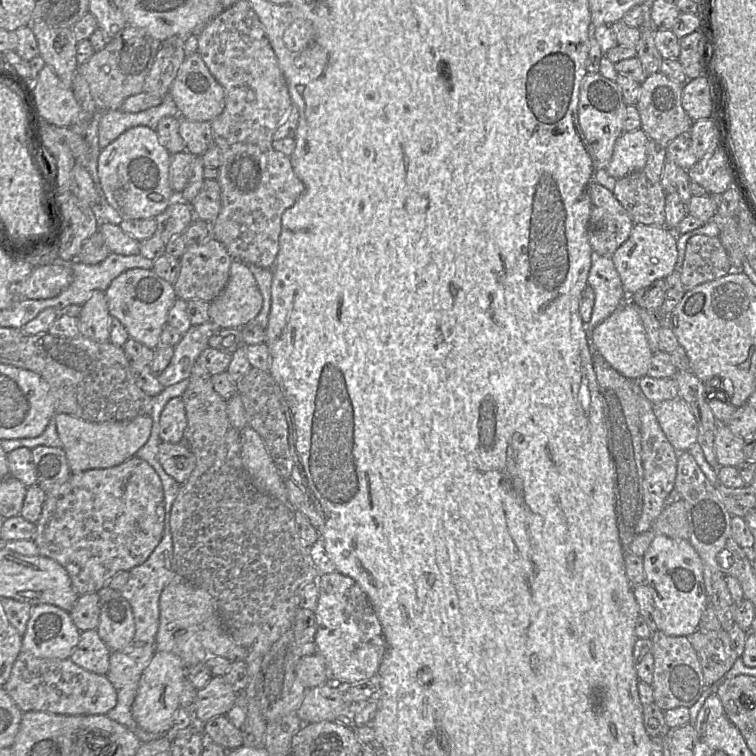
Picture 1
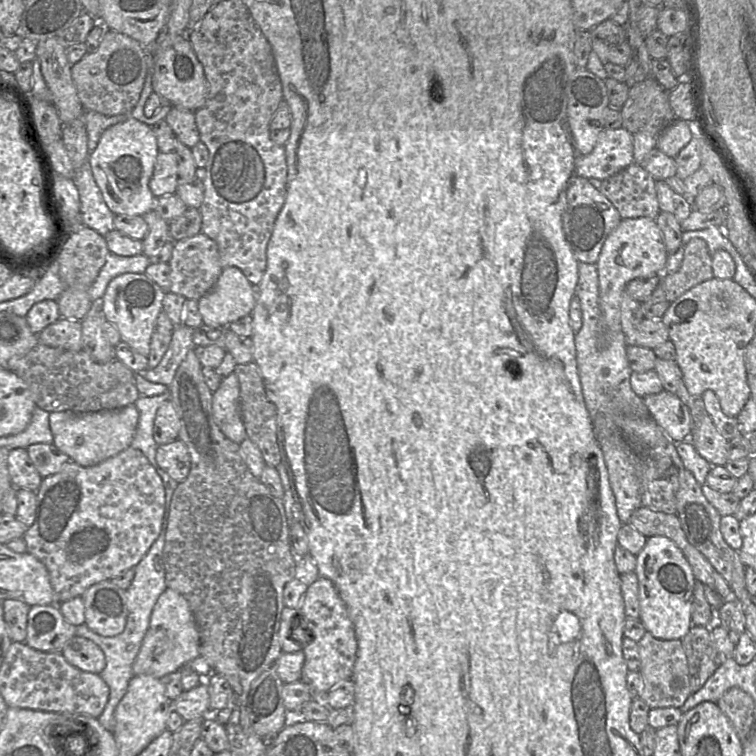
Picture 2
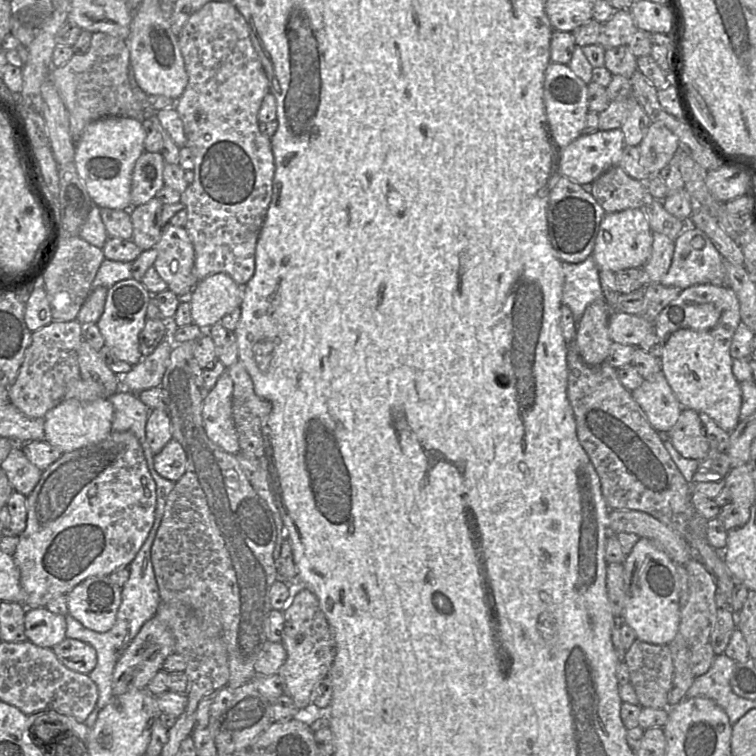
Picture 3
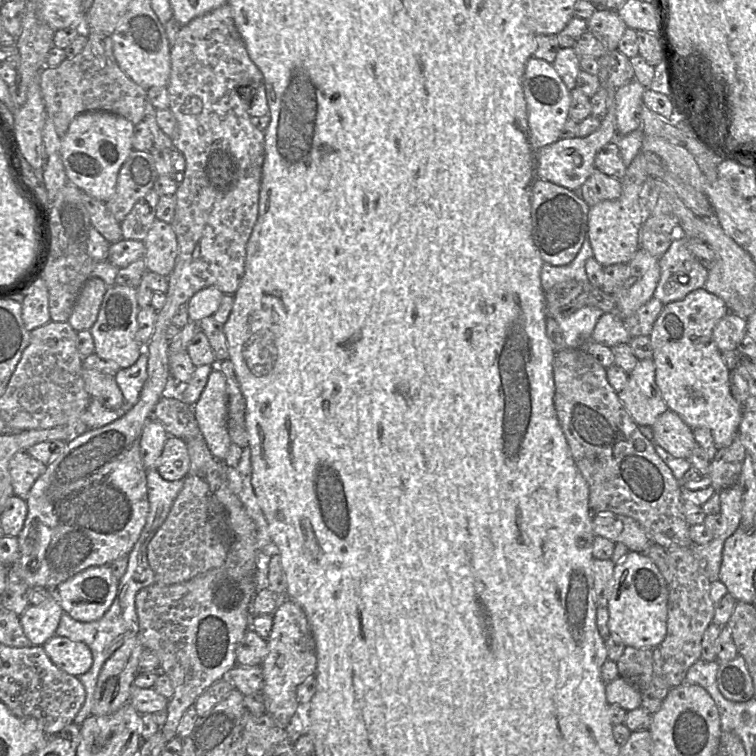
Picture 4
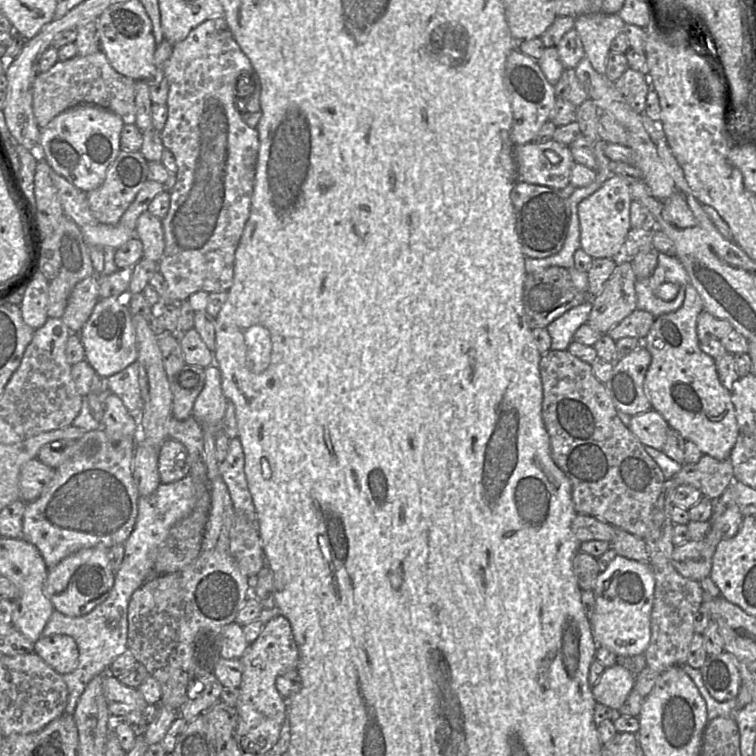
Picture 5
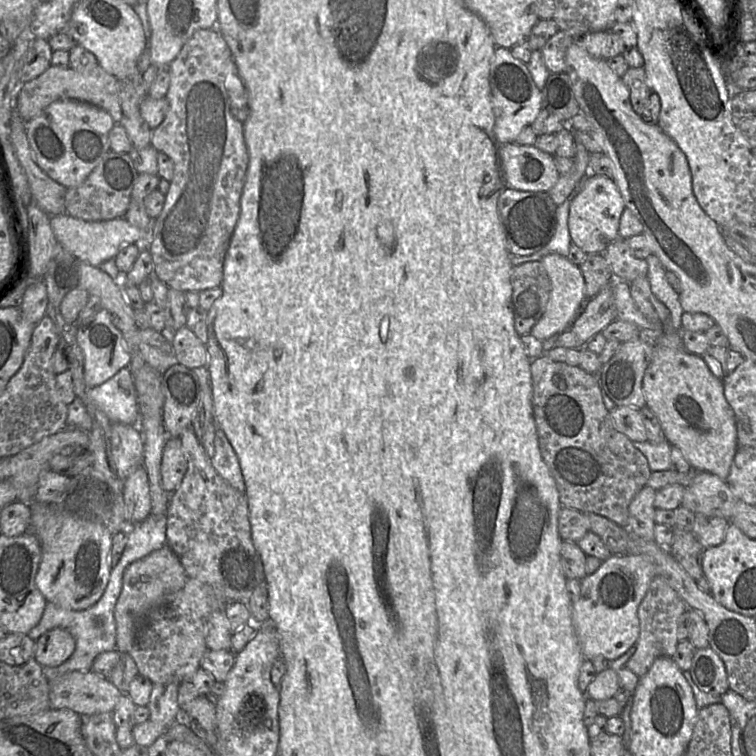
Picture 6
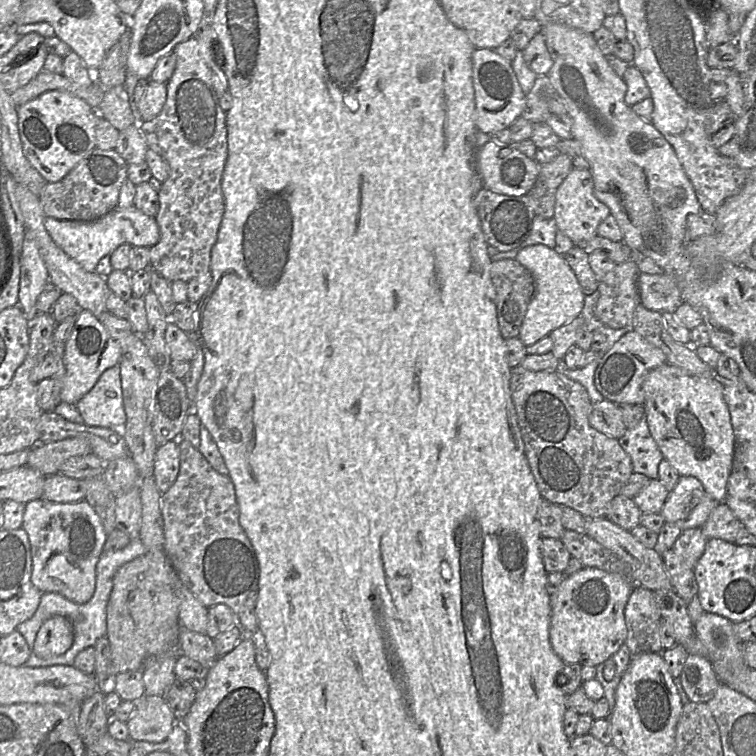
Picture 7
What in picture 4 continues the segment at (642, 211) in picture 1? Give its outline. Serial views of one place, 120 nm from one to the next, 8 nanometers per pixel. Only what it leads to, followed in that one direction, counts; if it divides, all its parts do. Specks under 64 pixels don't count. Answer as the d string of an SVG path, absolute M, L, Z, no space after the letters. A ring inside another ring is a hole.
M595 170L579 188L579 194L589 204L595 205L604 200L613 200L622 193L619 179Z

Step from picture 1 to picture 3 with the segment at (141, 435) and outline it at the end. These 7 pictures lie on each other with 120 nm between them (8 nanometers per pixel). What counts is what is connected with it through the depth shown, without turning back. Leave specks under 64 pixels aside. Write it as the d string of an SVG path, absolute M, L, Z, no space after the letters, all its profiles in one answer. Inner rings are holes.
M77 399L63 401L44 417L45 441L62 452L71 452L105 440L112 432L114 407L108 399L84 402Z

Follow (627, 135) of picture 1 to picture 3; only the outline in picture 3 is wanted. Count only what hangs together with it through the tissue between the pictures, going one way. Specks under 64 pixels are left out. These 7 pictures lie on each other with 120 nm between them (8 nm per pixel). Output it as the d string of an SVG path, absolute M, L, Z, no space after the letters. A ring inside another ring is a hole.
M621 129L585 133L566 147L554 149L557 173L580 185L592 183L602 173L618 165L624 146L624 134Z

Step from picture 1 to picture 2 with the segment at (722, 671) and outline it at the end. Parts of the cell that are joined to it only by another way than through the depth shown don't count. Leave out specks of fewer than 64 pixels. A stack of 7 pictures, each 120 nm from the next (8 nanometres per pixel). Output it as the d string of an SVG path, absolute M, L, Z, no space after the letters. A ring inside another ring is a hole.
M692 626L681 639L687 657L690 689L699 691L721 665L710 641L710 627Z

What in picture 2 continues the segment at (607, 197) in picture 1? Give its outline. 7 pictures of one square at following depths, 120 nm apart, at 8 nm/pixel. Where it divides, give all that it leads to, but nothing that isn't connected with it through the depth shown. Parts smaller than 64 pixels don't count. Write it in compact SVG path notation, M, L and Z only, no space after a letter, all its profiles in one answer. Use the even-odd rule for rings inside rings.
M576 174L567 185L566 202L562 226L572 252L579 263L596 263L606 238L622 218L613 204L587 178Z

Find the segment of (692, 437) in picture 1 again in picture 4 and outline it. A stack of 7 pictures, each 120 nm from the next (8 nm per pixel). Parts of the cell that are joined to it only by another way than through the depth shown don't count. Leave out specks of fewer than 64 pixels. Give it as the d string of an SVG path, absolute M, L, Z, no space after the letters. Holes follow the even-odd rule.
M640 359L628 373L624 389L618 397L638 425L653 426L658 417L668 410L655 380L655 363L652 359Z

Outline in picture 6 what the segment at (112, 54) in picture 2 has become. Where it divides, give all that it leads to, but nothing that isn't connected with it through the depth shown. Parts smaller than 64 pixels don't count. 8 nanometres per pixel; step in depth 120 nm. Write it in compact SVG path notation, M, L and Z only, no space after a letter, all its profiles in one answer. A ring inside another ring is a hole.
M99 65L83 73L70 67L49 66L38 77L20 85L15 111L24 121L28 121L38 116L47 106L57 100L78 100L93 104L109 113L116 124L119 124L123 118L119 99L119 80Z

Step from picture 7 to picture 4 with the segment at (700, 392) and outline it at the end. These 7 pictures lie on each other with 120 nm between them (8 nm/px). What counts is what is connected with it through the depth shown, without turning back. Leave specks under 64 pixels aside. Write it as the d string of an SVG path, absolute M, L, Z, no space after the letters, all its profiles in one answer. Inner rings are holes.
M704 288L696 289L682 300L664 305L649 335L656 384L668 410L677 413L692 429L708 428L718 450L738 436L742 419L742 406L731 393L729 370L713 338L715 326L728 313L720 297Z

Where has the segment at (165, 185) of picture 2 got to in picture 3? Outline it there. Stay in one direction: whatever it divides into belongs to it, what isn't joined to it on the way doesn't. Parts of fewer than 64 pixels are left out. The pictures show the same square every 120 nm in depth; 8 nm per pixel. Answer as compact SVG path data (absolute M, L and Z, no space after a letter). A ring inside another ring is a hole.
M143 152L137 159L131 184L131 208L136 208L154 198L165 186L163 171L166 162L159 152Z

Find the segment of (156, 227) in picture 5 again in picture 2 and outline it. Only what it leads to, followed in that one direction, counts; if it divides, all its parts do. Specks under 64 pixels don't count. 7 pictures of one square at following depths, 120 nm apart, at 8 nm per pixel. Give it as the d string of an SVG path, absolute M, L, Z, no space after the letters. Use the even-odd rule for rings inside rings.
M203 233L174 241L172 256L168 264L170 266L170 292L193 300L199 300L207 294L224 269L220 264L216 242Z

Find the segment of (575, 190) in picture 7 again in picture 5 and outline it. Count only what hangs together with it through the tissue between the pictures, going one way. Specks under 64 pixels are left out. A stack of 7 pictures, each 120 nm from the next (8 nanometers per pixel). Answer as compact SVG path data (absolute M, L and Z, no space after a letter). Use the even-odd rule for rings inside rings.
M611 175L594 193L578 204L580 245L589 256L621 258L623 244L631 230L630 205L632 201L627 179L623 176Z

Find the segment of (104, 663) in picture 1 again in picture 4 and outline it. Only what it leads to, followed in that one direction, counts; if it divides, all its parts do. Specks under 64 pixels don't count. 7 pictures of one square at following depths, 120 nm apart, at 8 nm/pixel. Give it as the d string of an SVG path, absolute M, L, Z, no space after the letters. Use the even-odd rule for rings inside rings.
M53 636L42 647L57 668L72 676L78 677L92 666L92 652L83 642Z

